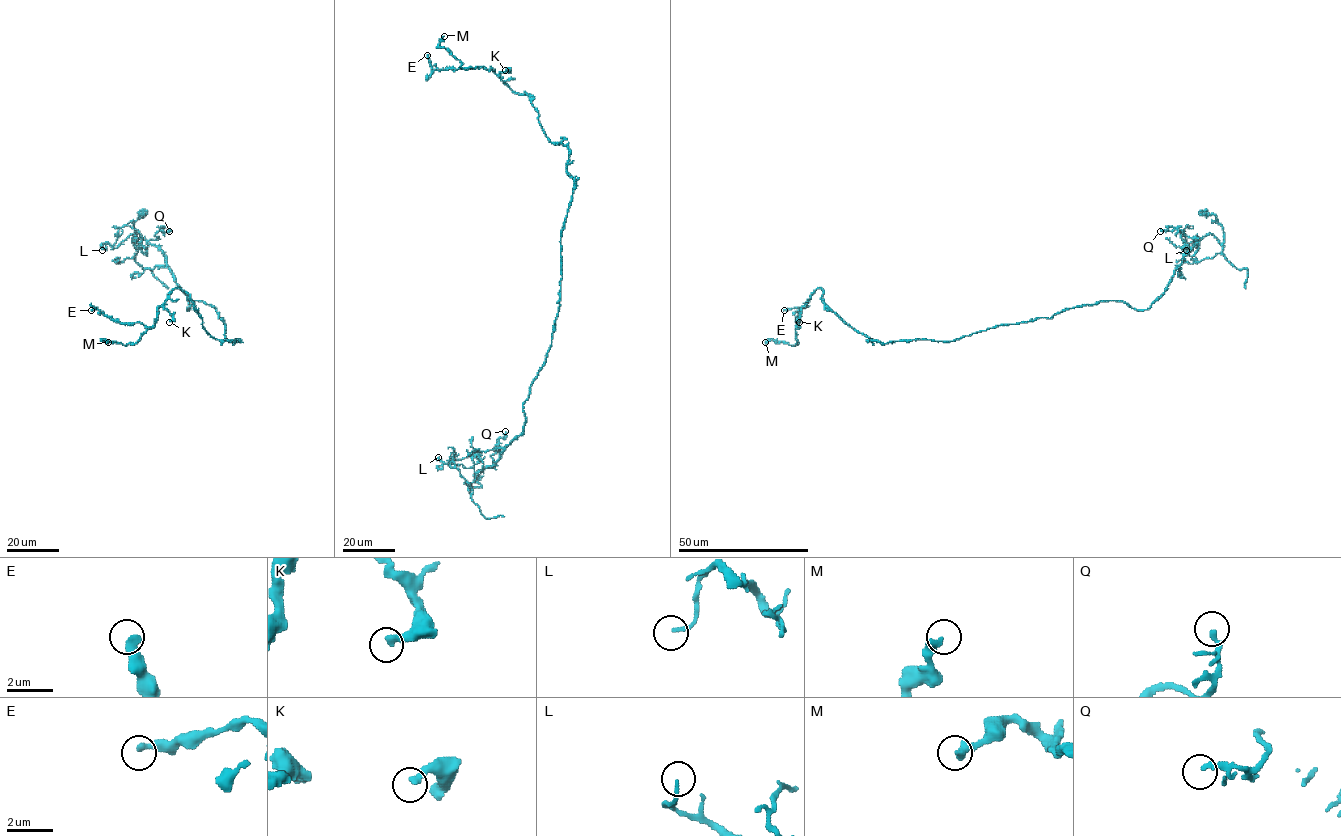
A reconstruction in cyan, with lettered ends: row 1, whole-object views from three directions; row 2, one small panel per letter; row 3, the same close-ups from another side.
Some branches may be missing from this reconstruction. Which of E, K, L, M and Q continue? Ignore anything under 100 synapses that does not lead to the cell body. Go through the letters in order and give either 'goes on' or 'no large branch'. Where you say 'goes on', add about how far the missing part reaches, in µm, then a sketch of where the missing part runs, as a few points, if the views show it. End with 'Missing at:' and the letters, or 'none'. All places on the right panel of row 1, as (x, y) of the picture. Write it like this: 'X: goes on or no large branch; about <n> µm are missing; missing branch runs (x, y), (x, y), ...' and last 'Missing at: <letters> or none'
E: no large branch
K: no large branch
L: no large branch
M: no large branch
Q: no large branch
Missing at: none

